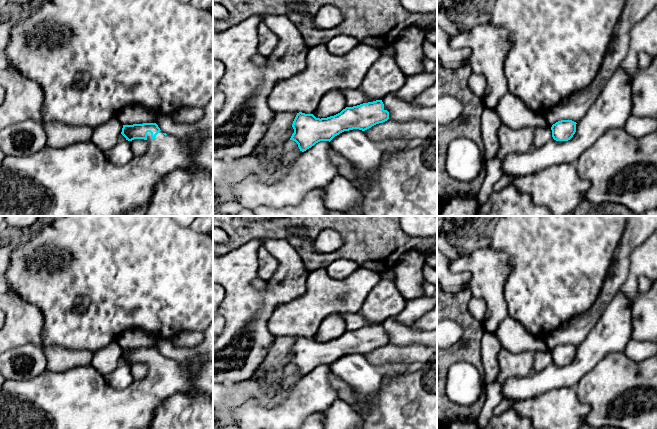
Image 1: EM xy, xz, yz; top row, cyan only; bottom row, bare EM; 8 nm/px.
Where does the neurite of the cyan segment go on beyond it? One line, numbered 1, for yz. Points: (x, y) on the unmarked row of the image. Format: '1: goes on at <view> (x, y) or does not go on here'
1: does not go on here

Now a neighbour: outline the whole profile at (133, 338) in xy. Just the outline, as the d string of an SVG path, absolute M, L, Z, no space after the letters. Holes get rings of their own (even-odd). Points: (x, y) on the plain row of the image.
M131 328L121 333L116 338L117 343L123 349L154 347L157 339L150 333L141 329Z

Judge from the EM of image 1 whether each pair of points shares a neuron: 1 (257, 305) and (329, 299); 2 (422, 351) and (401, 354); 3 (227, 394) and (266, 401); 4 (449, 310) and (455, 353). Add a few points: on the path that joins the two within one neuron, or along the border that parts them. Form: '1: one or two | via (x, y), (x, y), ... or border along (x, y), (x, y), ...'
1: two | border along (303, 293), (288, 301), (279, 303), (267, 321)
2: one | via (417, 353), (406, 354)
3: one | via (237, 394), (256, 394)
4: one | via (461, 318), (468, 325), (467, 344)

